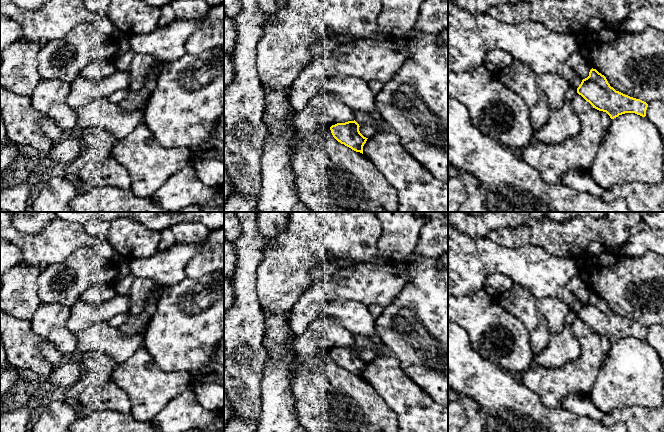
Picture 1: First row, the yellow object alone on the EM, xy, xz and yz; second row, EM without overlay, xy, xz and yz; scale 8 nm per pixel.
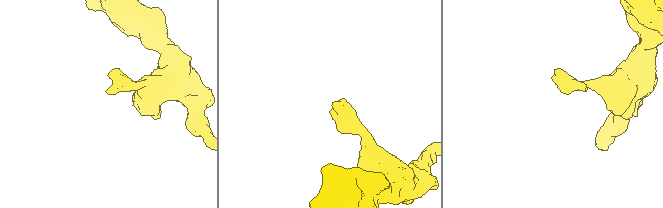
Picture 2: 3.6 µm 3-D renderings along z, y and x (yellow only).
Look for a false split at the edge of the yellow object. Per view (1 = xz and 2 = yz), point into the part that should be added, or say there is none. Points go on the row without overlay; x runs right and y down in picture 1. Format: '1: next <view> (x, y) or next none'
1: next none
2: next none

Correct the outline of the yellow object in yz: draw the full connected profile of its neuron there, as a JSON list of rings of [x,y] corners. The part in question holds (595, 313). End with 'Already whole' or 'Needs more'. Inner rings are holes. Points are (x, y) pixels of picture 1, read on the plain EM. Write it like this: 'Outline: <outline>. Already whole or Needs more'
Outline: [[[593,292],[589,300],[582,304],[577,312],[577,317],[593,332],[606,336],[611,343],[625,337],[646,340],[648,331],[646,326],[616,315],[610,310],[605,300]]]. Already whole

